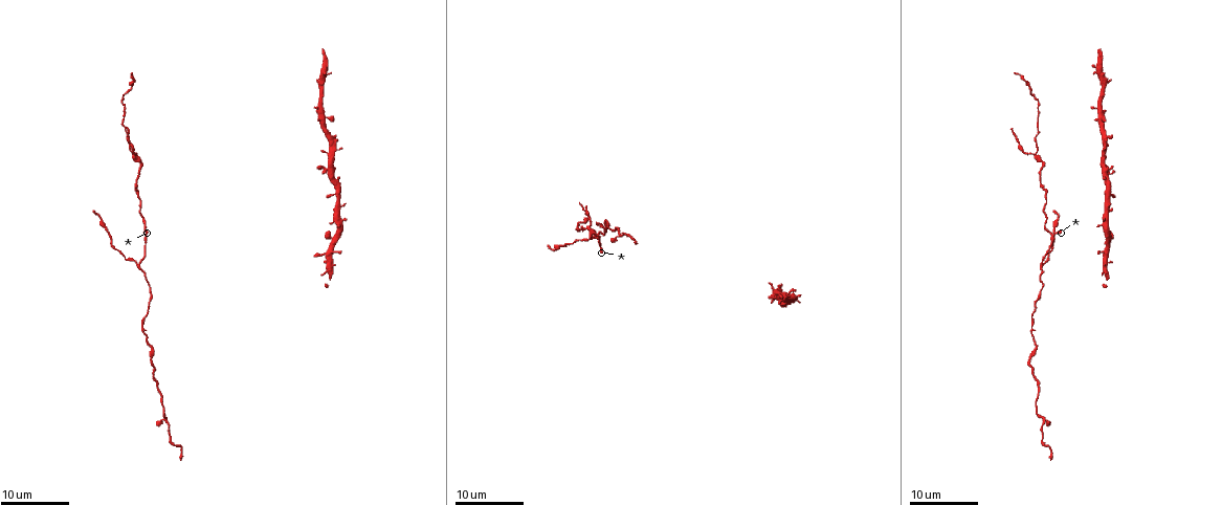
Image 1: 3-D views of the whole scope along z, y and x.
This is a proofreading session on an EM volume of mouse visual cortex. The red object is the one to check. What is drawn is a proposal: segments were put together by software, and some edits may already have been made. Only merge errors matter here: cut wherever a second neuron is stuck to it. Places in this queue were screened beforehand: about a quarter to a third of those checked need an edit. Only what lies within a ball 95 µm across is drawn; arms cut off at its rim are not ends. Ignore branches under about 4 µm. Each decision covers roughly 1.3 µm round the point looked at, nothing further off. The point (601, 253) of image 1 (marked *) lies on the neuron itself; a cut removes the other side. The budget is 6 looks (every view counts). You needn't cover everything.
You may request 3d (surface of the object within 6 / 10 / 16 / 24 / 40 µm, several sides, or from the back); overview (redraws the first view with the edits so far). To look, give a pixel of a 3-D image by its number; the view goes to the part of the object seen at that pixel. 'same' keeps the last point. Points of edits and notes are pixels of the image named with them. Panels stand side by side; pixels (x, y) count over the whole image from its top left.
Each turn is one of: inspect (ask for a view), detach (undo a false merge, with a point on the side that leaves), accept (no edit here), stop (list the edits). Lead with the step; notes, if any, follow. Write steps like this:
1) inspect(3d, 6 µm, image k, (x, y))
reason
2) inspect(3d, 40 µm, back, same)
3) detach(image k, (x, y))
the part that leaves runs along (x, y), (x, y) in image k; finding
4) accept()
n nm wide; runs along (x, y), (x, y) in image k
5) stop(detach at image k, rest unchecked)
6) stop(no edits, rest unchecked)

inspect(3d, 24 µm, image 1, (148, 342))
sudden change in width

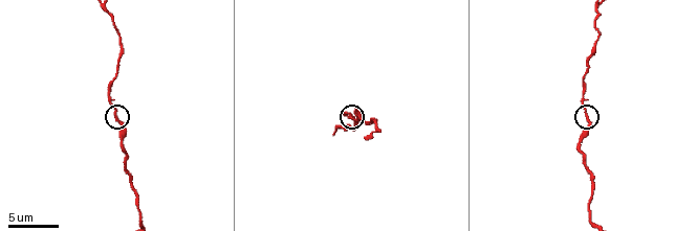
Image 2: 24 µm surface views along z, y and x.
inspect(3d, 6 µm, image 2, (353, 118))

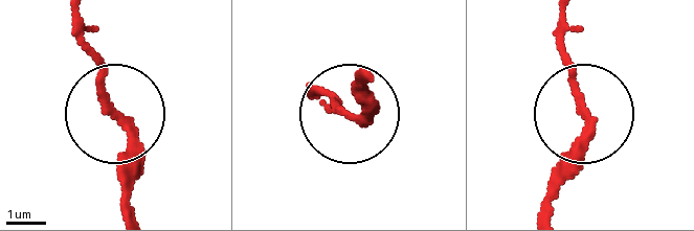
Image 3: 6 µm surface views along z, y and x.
accept()
180 nm wide; all the same neuron

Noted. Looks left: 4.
inspect(3d, 24 µm, image 1, (144, 236))
three-way junction

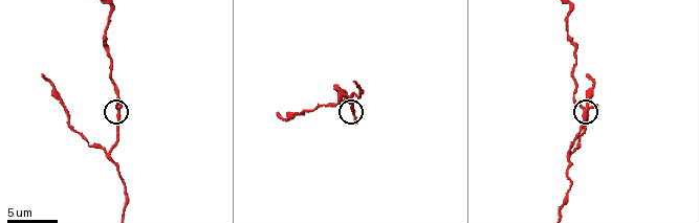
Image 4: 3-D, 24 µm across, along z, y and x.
inspect(3d, 6 µm, image 4, (583, 113))

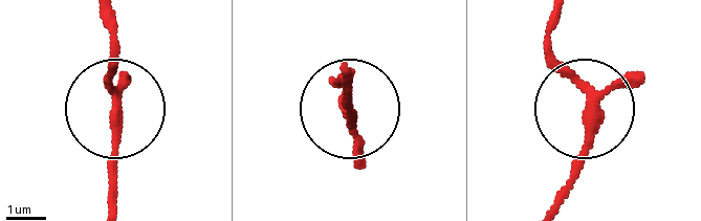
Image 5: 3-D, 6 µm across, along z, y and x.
accept()
runs along (127, 84), (117, 97), (107, 74), (117, 27) in image 5; continuous, no second neuron

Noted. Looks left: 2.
inspect(3d, 16 µm, image 1, (1035, 154))
a fork

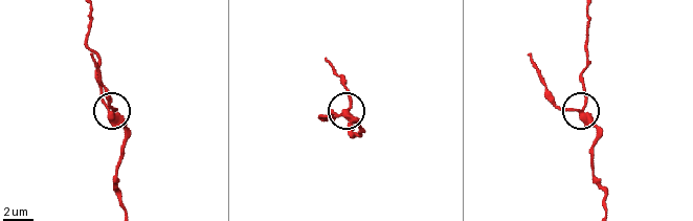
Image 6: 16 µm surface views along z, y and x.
inspect(3d, 10 µm, image 6, (112, 114))
closer look

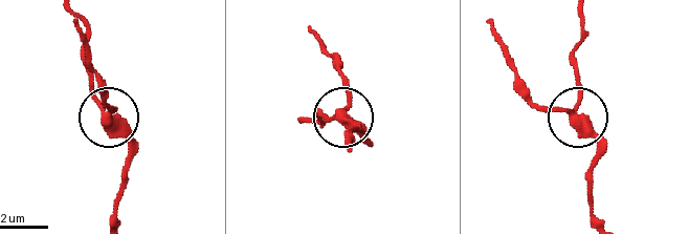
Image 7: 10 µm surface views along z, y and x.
accept()
runs along (118, 213), (130, 147), (106, 116), (112, 109), (106, 83) in image 7; all the same neuron

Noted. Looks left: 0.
stop(no edits, rest unchecked)

